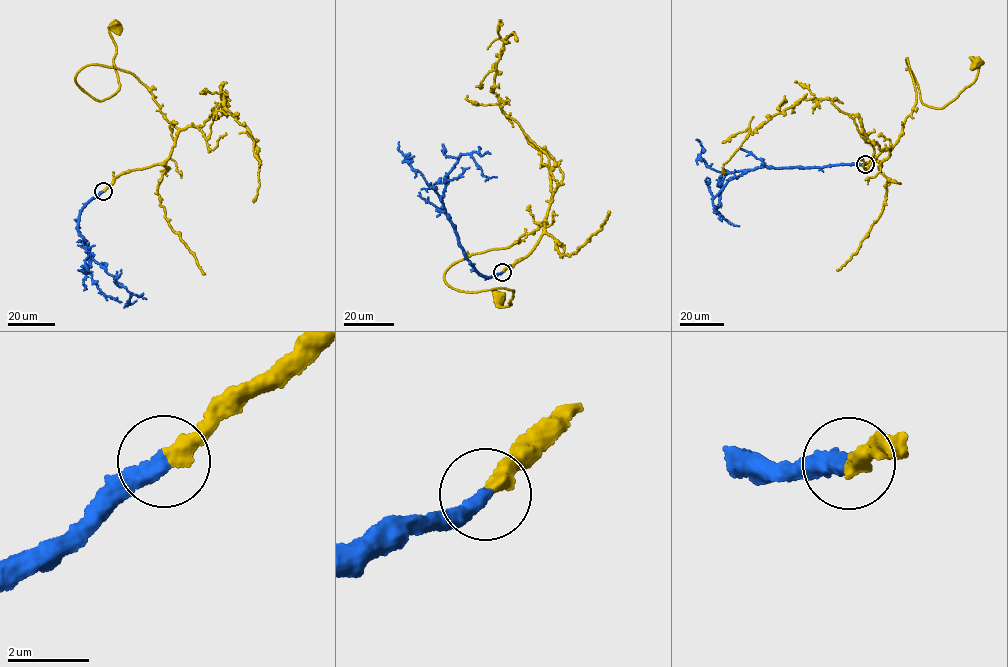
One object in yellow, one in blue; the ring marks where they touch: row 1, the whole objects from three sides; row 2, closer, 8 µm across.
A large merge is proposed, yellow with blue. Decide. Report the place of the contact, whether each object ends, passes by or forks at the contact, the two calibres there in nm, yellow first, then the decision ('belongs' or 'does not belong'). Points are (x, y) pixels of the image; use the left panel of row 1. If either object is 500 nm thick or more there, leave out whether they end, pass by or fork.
at (103, 191); yellow ends there; blue ends there; 400 nm thick on the yellow side, 400 nm on the other; belongs

